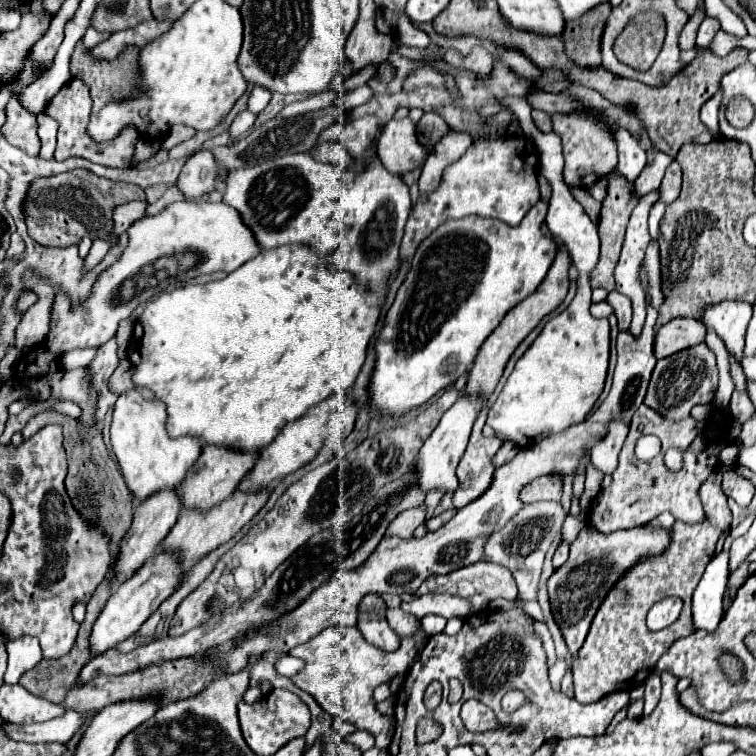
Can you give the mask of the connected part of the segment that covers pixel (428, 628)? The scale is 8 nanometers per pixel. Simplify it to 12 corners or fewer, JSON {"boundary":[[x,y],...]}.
{"boundary":[[440,615],[422,617],[422,631],[428,637],[442,633],[446,619]]}

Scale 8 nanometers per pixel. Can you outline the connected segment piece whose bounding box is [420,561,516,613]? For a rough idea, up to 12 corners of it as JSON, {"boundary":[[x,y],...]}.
{"boundary":[[478,561],[436,575],[424,593],[448,593],[472,613],[496,597],[514,599],[516,581],[504,565]]}

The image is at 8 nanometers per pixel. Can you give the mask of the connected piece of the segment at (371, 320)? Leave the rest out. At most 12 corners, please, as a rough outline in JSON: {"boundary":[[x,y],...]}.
{"boundary":[[260,253],[134,323],[170,437],[258,453],[348,396],[386,289]]}

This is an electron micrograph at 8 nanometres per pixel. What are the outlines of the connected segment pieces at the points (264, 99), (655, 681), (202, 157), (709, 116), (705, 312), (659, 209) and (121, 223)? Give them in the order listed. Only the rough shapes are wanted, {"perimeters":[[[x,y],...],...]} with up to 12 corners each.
{"perimeters":[[[255,86],[248,99],[248,111],[260,113],[270,91]],[[652,673],[643,683],[644,715],[660,699],[660,675]],[[212,151],[188,157],[178,187],[188,199],[222,187],[230,169],[220,169]],[[722,89],[708,99],[700,109],[702,123],[714,139],[722,139],[718,111]],[[746,301],[700,309],[738,361],[752,309]],[[654,203],[648,217],[649,234],[653,240],[660,236],[660,222],[666,205]],[[144,201],[114,207],[112,235],[120,237],[132,221],[146,213]]]}

